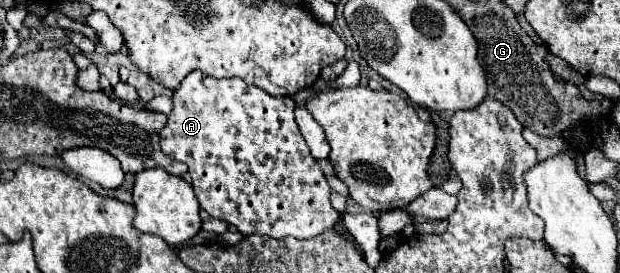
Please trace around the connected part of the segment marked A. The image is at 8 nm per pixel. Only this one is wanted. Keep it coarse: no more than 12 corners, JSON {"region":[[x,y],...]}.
{"region":[[190,72],[160,130],[244,236],[336,226],[292,96]]}

